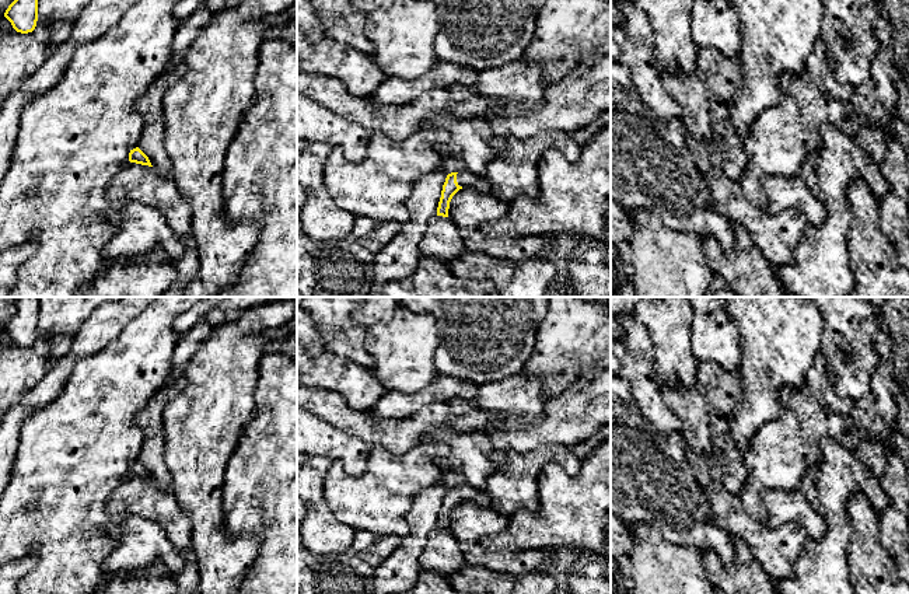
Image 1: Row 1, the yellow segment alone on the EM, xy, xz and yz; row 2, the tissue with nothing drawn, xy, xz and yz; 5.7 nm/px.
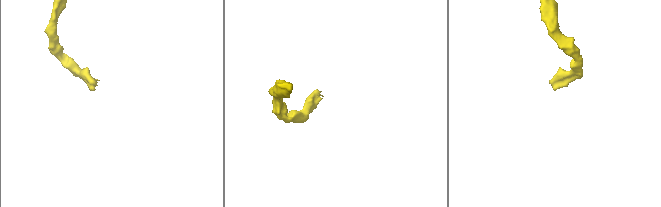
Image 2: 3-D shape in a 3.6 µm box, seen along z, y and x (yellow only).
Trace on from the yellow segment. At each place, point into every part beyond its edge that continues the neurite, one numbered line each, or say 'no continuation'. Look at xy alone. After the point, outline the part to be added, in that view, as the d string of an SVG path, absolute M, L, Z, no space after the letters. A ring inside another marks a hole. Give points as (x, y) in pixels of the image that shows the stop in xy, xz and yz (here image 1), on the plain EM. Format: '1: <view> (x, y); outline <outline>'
no continuation

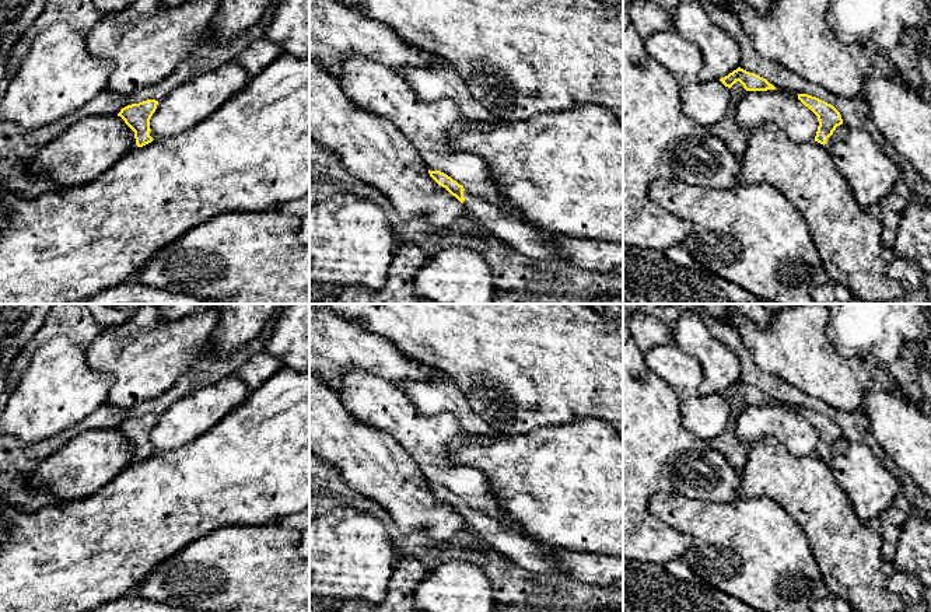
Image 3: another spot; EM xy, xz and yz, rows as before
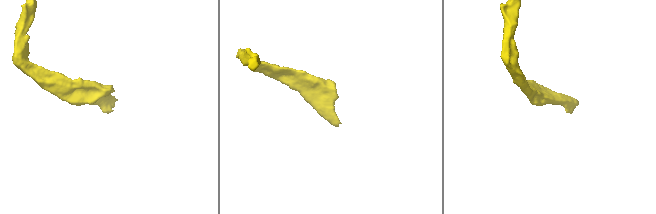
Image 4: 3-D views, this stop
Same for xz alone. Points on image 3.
1: xz (522, 552); outline M463 504L465 524L490 545L493 550L510 559L518 567L536 574L566 574L550 555L514 529L503 527L491 517Z

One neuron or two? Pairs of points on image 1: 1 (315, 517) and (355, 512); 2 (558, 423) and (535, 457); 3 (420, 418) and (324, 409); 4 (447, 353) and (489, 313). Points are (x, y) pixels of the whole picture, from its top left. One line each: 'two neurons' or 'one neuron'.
1: two neurons
2: two neurons
3: one neuron
4: one neuron

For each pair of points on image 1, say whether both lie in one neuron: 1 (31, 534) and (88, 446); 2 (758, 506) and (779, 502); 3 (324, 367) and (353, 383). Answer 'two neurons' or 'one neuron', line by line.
1: one neuron
2: two neurons
3: one neuron

